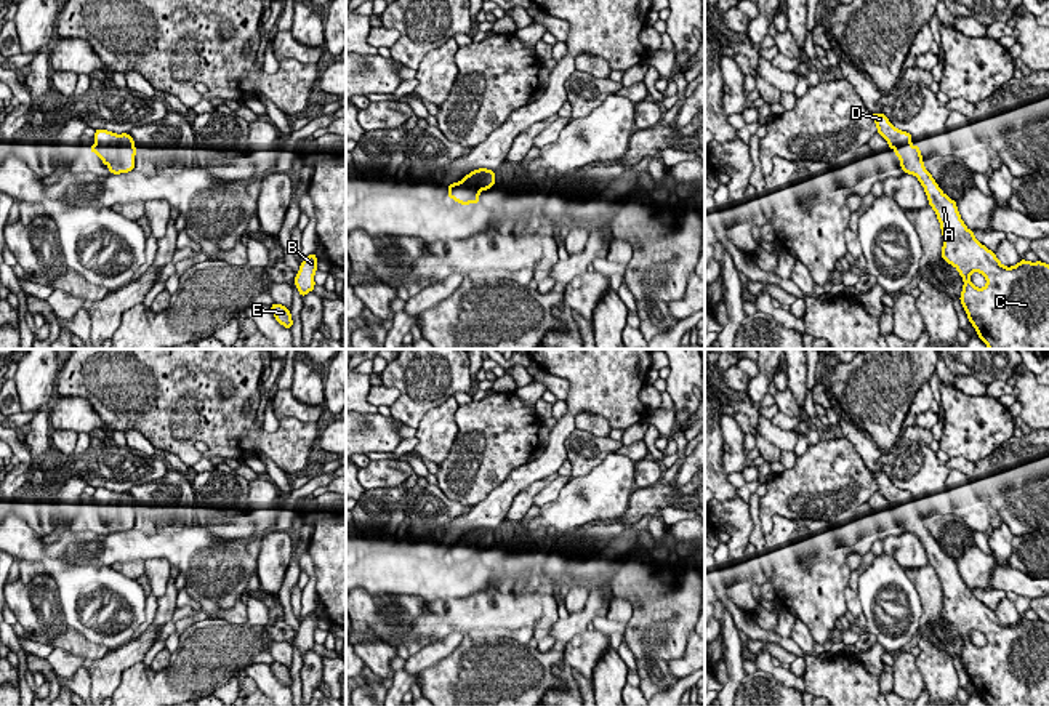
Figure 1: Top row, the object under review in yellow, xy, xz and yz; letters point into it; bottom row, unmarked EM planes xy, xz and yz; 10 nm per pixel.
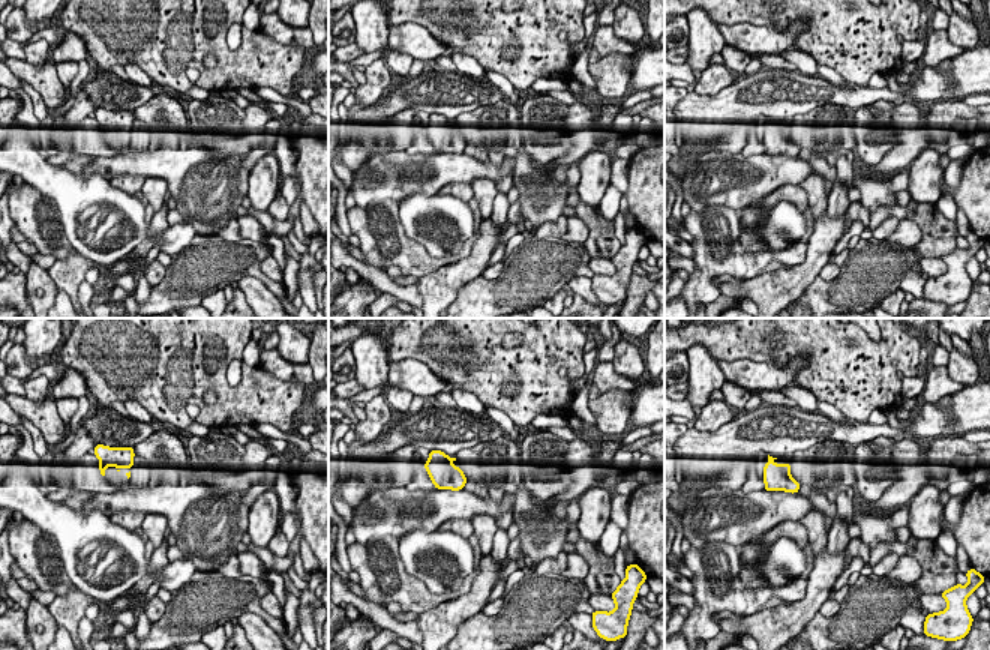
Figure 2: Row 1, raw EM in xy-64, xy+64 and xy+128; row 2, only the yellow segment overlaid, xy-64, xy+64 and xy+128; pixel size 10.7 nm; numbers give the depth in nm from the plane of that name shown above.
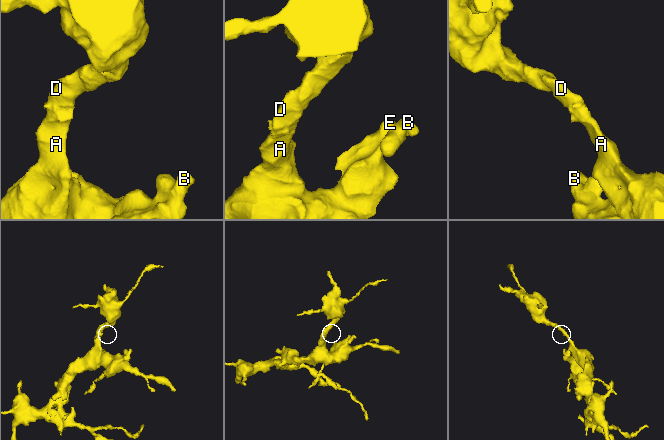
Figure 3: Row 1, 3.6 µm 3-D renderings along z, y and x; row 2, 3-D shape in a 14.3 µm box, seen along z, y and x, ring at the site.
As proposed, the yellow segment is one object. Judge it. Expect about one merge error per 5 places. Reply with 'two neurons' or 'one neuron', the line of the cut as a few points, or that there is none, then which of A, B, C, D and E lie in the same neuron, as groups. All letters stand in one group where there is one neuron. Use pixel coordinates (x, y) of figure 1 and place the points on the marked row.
one neuron | no cut | A B C D E

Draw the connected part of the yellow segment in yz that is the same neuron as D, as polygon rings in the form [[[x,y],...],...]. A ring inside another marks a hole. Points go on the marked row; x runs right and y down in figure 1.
[[[871,112],[871,117],[878,126],[878,133],[900,158],[902,171],[914,174],[926,191],[929,205],[934,208],[943,234],[942,258],[955,266],[964,280],[959,301],[979,338],[988,349],[1049,349],[1049,264],[1020,259],[1012,267],[1003,266],[996,255],[983,247],[974,237],[974,232],[966,227],[956,202],[942,192],[935,179],[924,168],[919,146],[910,144],[913,141],[911,134],[897,130],[884,114]],[[974,271],[987,279],[983,288],[971,283],[969,277]]]

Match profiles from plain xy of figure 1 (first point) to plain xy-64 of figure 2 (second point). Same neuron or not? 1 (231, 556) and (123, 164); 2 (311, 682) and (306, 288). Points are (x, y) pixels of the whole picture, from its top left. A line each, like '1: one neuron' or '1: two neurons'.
1: one neuron
2: two neurons

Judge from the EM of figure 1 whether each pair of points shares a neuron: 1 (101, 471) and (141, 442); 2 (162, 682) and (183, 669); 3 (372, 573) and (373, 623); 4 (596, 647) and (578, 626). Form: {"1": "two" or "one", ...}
{"1": "two", "2": "one", "3": "two", "4": "two"}

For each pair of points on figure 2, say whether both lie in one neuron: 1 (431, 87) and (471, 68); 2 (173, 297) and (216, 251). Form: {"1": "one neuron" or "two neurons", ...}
{"1": "two neurons", "2": "one neuron"}

